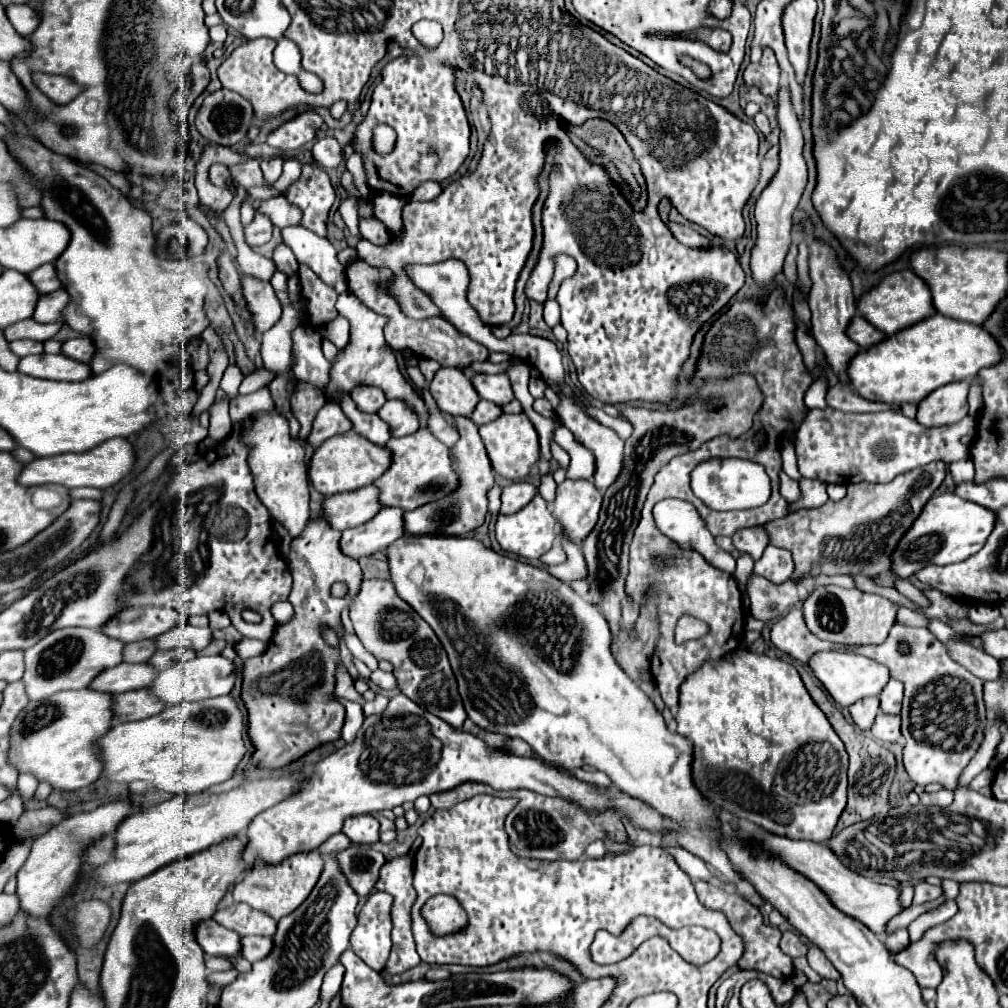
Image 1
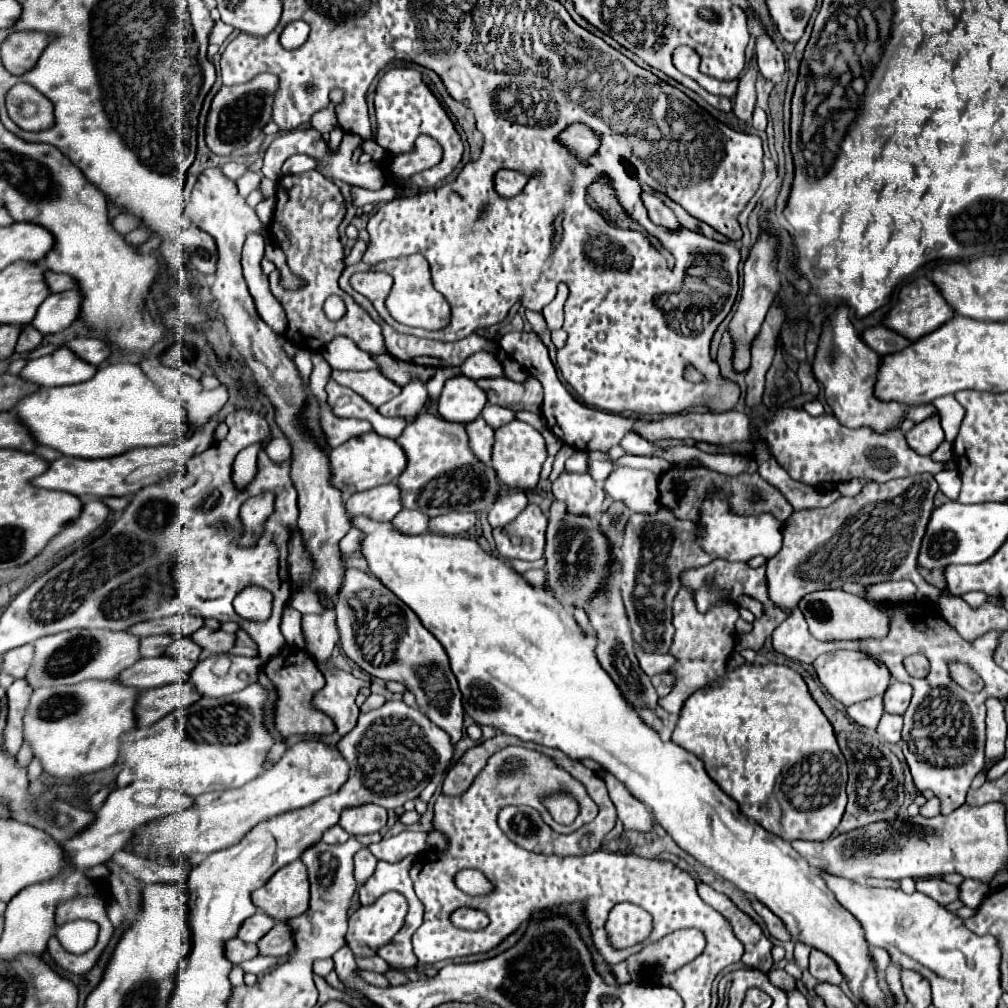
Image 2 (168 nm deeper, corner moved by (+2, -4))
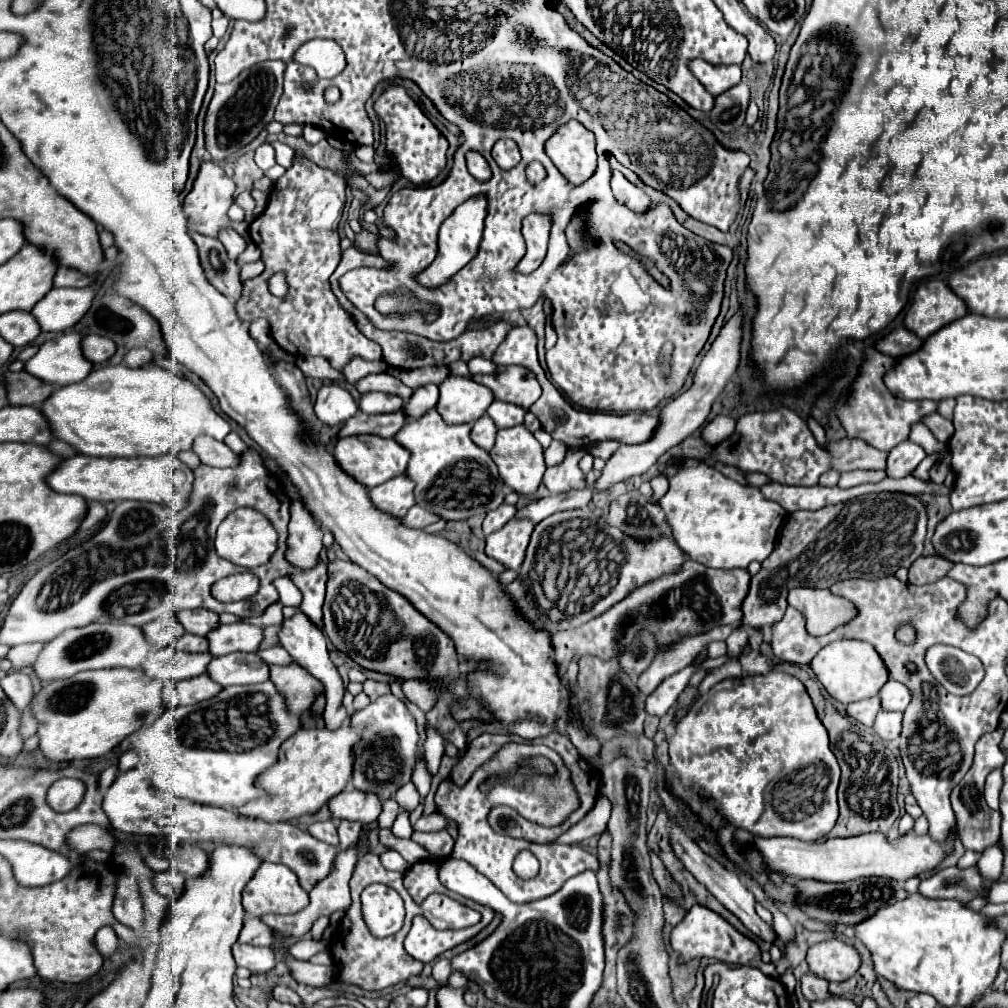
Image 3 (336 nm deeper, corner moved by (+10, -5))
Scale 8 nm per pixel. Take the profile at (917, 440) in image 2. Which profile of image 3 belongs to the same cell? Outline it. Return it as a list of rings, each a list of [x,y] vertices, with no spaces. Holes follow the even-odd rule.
[[[906,440],[898,444],[894,450],[890,450],[886,460],[886,474],[890,478],[904,478],[916,470],[916,466],[924,460],[924,456],[926,452],[918,444]]]

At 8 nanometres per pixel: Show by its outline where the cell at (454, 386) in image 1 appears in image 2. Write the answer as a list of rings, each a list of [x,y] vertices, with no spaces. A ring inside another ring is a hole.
[[[466,375],[452,377],[444,383],[438,401],[438,413],[452,423],[474,421],[486,405],[486,393]]]

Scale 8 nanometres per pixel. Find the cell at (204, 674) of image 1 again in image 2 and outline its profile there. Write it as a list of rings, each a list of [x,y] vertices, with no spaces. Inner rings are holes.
[[[228,653],[198,661],[190,673],[190,685],[202,697],[224,697],[254,683],[262,671],[260,657],[236,657]]]

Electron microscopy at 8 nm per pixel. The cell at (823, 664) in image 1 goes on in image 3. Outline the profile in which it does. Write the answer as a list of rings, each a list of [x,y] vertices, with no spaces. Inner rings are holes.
[[[836,640],[824,646],[818,656],[810,662],[816,678],[822,682],[826,692],[842,704],[850,704],[854,700],[864,700],[876,696],[880,688],[888,680],[888,670],[876,648],[864,640]]]

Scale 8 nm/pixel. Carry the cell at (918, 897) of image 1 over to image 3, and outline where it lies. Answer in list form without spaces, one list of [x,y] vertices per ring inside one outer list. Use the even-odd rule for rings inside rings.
[[[958,866],[942,868],[920,882],[920,894],[926,898],[956,898],[960,902],[970,902],[984,894],[982,874],[978,866],[966,870]]]

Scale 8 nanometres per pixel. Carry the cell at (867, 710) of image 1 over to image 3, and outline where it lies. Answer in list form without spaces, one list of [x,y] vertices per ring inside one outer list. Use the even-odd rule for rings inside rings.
[[[874,696],[874,698],[852,702],[852,704],[846,706],[846,710],[848,710],[848,714],[852,718],[856,718],[858,722],[862,722],[864,726],[872,726],[876,714],[880,712],[880,698]]]

